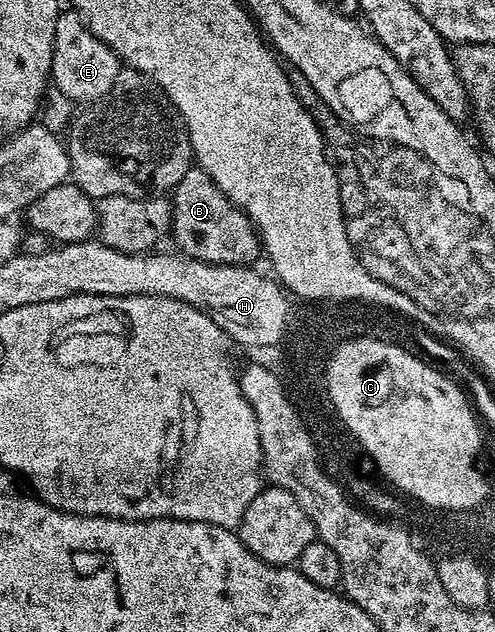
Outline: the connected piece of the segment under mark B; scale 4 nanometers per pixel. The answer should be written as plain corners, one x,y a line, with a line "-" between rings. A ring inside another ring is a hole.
192,166
177,182
170,193
171,231
170,239
188,260
200,260
206,264
238,264
251,266
261,256
261,241
255,225
235,203
205,174
205,170

